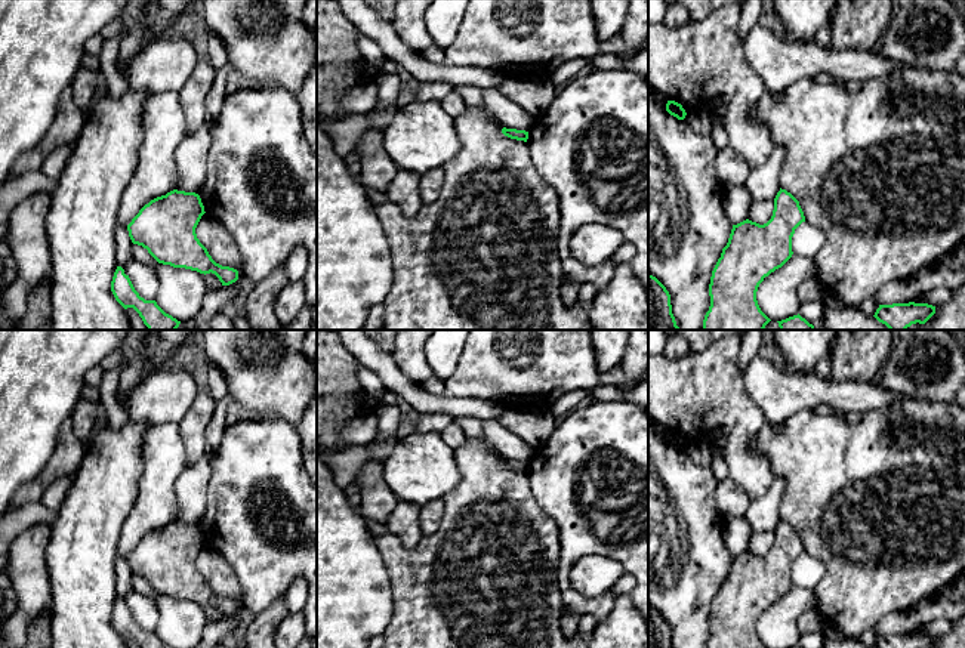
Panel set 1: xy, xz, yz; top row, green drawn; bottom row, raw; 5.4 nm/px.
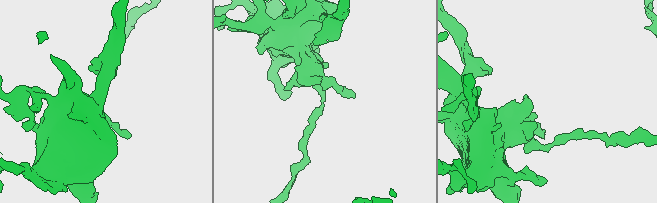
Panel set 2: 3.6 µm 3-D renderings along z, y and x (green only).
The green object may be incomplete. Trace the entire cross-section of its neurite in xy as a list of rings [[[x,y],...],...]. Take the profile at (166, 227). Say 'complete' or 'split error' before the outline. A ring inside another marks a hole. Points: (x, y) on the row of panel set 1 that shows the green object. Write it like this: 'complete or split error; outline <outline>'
complete; outline [[[173,189],[139,210],[127,225],[129,237],[158,263],[212,272],[222,286],[229,286],[238,280],[238,271],[216,263],[197,238],[195,228],[204,213],[198,194]]]

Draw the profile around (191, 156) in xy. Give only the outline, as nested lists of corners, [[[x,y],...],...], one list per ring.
[[[204,123],[195,133],[185,136],[176,148],[178,191],[198,194],[207,175],[207,155],[210,145],[210,124]]]

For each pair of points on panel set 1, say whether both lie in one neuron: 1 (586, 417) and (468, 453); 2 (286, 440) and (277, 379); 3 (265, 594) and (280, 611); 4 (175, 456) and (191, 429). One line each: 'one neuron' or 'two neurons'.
1: two neurons
2: two neurons
3: two neurons
4: two neurons

